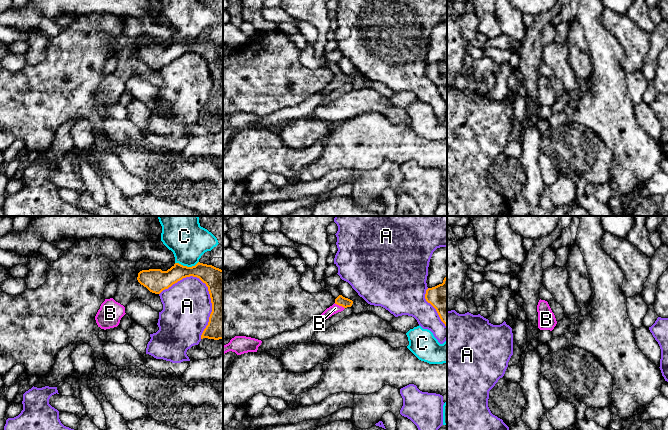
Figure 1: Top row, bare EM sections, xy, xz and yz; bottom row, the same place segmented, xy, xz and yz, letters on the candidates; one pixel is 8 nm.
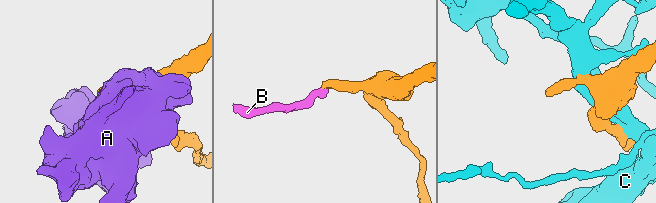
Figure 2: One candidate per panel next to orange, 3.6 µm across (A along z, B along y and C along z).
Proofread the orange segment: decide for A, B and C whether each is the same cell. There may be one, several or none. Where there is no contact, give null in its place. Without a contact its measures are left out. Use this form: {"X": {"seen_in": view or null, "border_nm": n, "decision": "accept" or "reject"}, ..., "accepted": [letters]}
{"A": {"seen_in": "xy", "border_nm": 500, "decision": "reject"}, "B": {"seen_in": "xz", "border_nm": 100, "decision": "accept"}, "C": {"seen_in": "xy", "border_nm": 190, "decision": "reject"}, "accepted": ["B"]}

